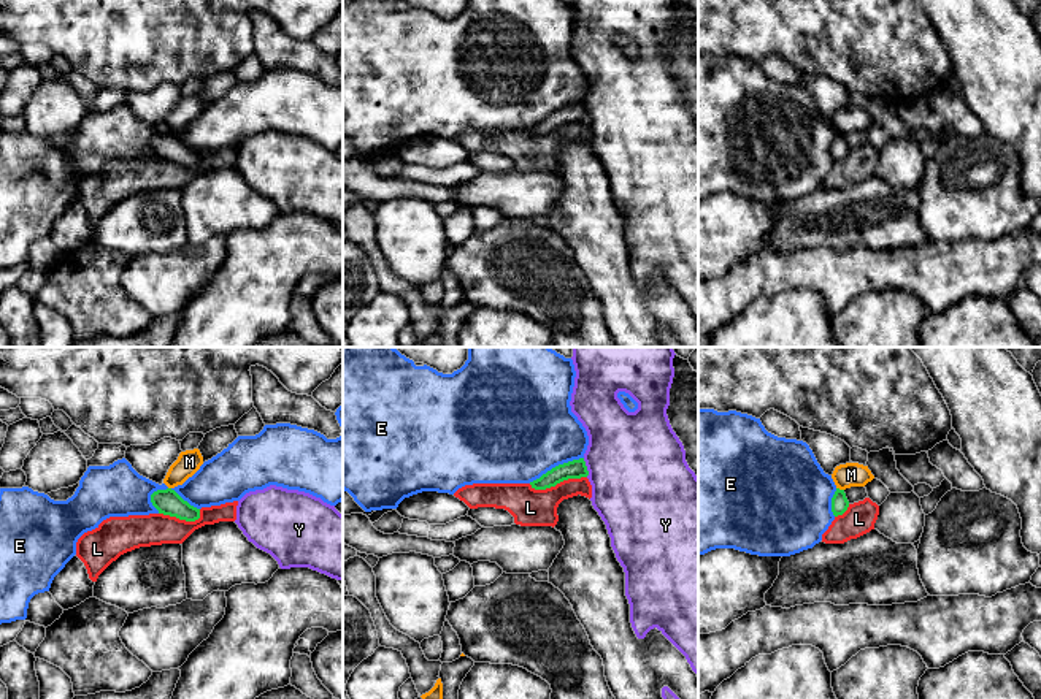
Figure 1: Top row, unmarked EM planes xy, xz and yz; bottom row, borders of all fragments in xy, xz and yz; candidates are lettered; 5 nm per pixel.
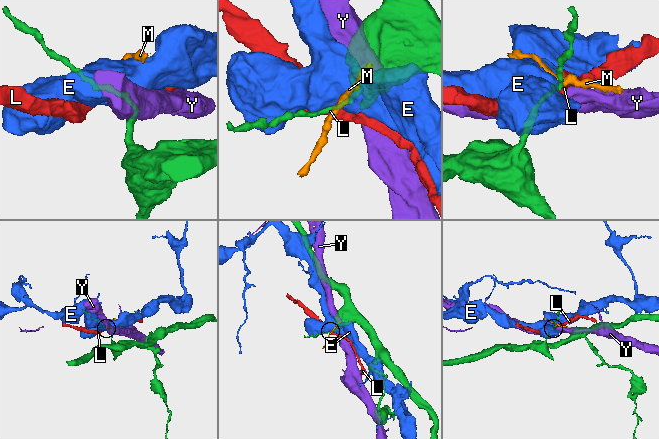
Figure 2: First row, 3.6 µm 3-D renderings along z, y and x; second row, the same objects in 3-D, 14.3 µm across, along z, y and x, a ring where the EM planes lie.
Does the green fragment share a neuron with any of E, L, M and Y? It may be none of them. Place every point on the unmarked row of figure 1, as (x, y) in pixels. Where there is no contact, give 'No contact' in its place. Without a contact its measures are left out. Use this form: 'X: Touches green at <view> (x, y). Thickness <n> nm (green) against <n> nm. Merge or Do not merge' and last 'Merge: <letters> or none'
E: Touches green at xz (556, 111). Thickness 100 nm (green) against 500 nm. Do not merge
L: Touches green at xz (557, 127). Thickness 100 nm (green) against 190 nm. Do not merge
M: Touches green at yz (838, 133). Thickness 90 nm (green) against 130 nm. Do not merge
Y: Touches green at xz (586, 113). Thickness 100 nm (green) against 480 nm. Do not merge
Merge: none

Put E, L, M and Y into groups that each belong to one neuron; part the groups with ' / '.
E / L / M / Y

